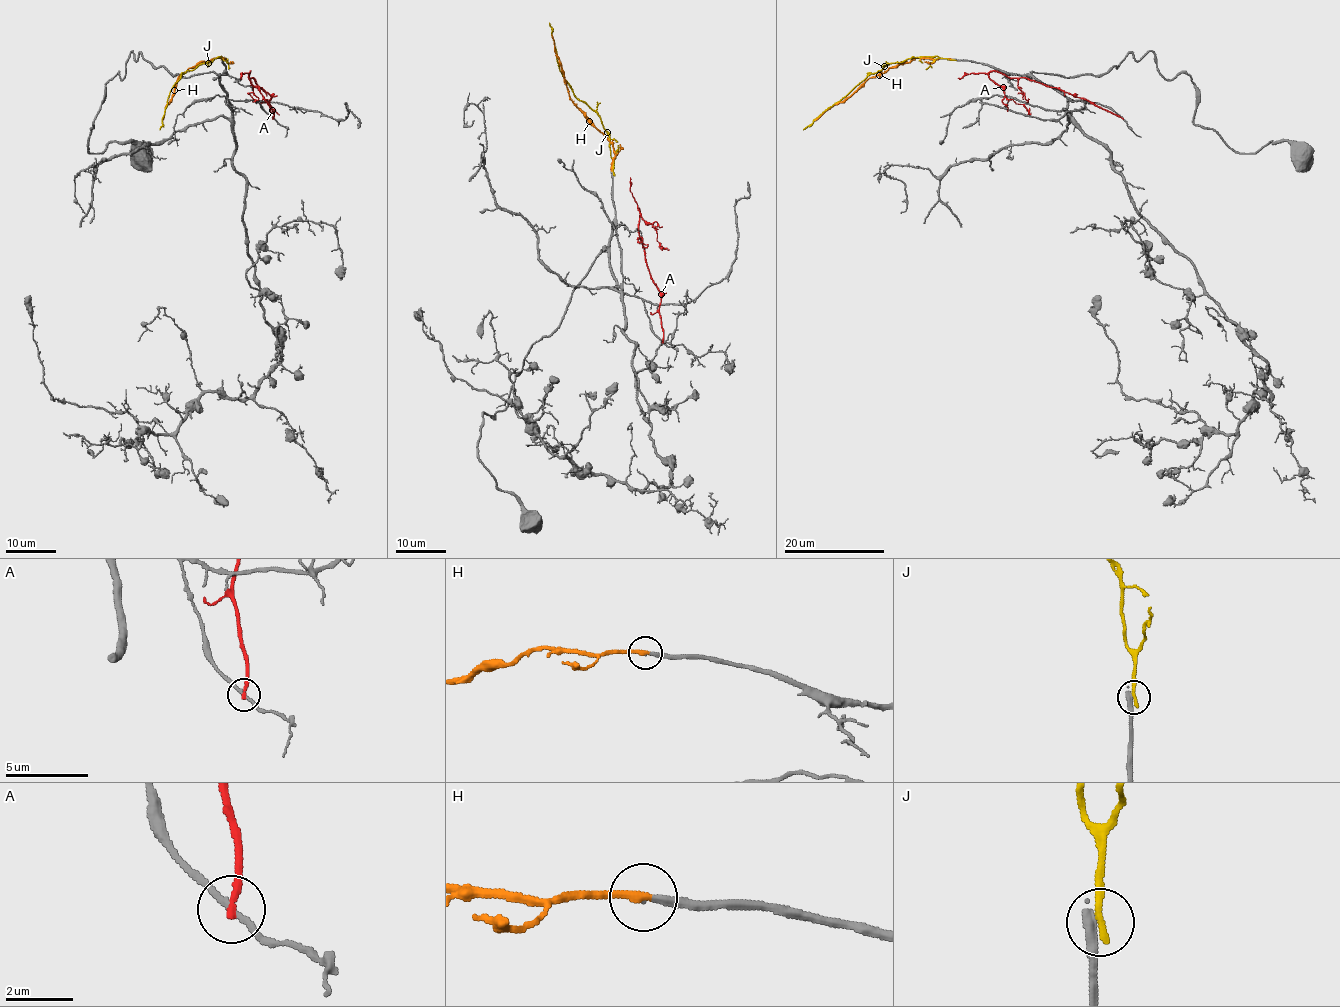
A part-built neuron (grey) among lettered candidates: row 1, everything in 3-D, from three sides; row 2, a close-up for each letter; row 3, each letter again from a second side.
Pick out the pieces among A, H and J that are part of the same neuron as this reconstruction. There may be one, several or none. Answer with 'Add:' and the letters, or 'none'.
Add: H

